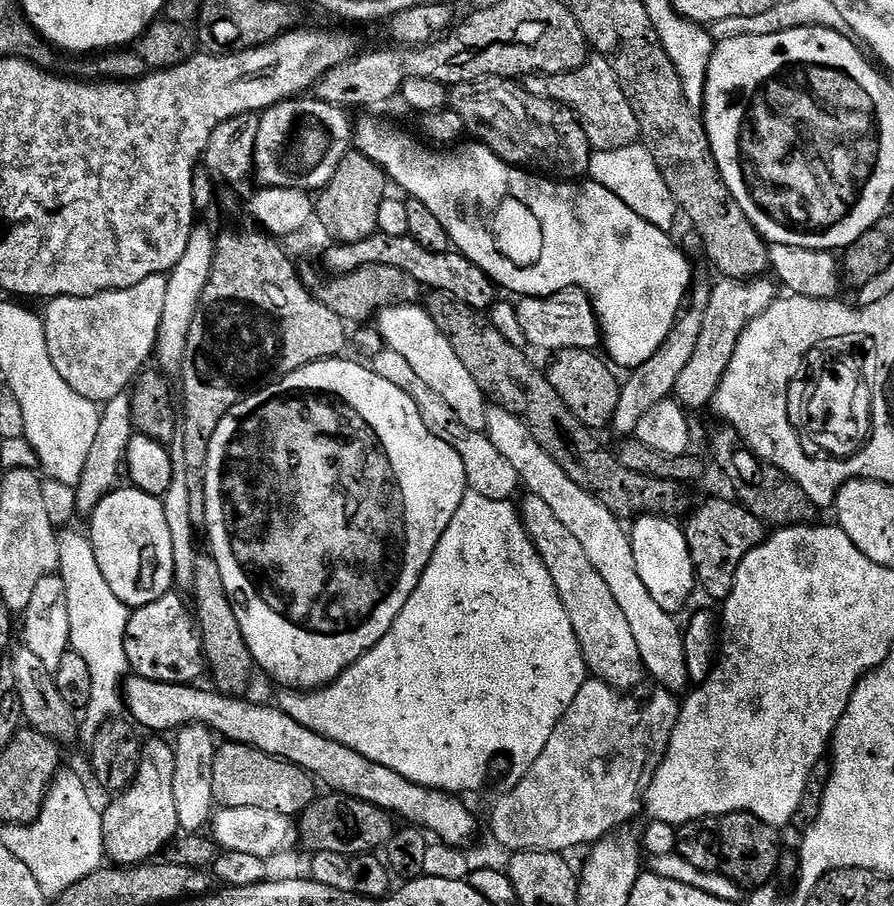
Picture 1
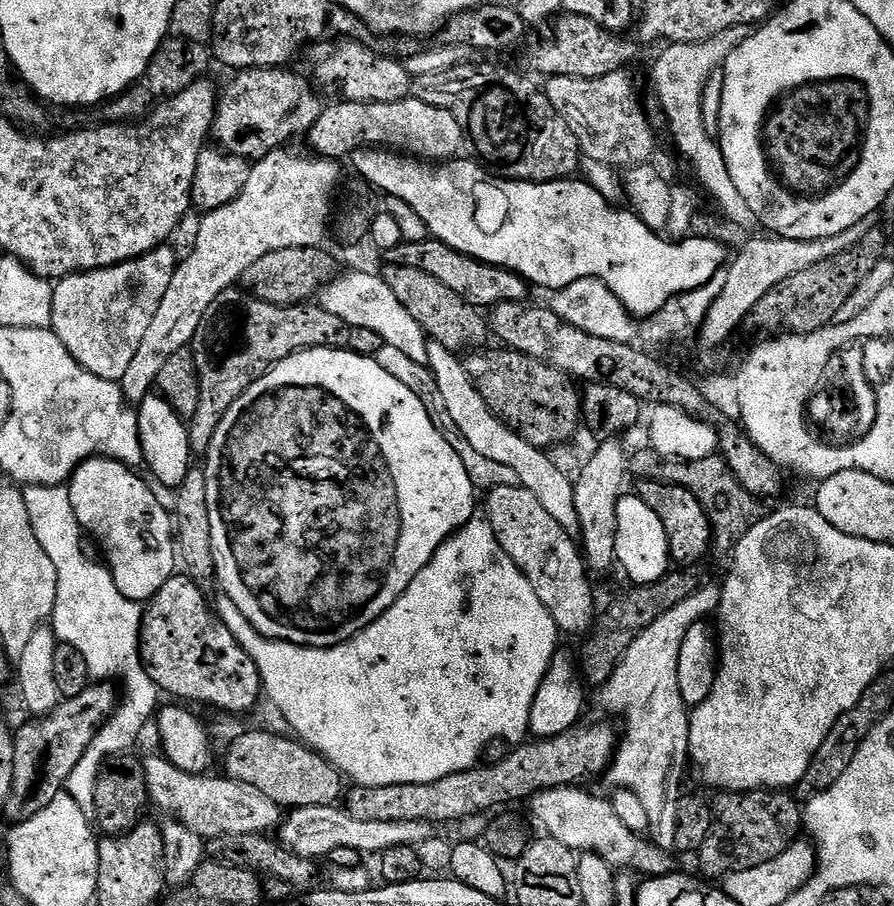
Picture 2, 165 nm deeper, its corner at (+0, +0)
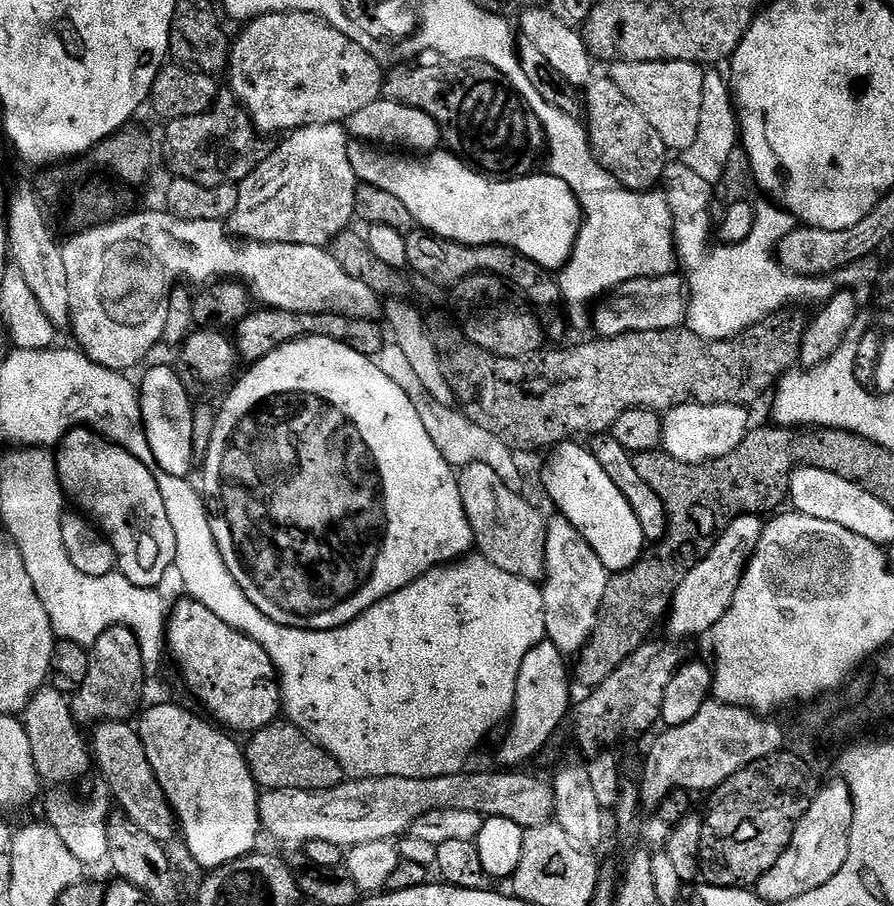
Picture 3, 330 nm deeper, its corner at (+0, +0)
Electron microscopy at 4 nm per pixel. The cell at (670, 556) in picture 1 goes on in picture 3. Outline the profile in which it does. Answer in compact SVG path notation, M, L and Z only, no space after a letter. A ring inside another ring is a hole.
M565 442L551 453L553 456L544 472L544 488L556 507L555 511L583 534L609 574L625 572L640 563L645 555L642 522L638 522L638 514L634 514L630 502L622 498L622 490L618 490L618 486L610 482L606 470L598 466L598 458L580 444L583 443Z

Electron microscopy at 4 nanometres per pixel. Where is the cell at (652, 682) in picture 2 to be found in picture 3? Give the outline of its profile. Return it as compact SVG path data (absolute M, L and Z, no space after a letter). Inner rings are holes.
M743 516L730 522L710 554L706 554L704 560L692 567L690 574L686 574L682 586L678 586L675 596L672 597L672 606L666 617L669 637L700 636L703 632L711 633L715 629L716 623L724 617L726 610L730 610L734 602L734 594L756 552L760 535L764 533L764 525L765 521L760 516Z

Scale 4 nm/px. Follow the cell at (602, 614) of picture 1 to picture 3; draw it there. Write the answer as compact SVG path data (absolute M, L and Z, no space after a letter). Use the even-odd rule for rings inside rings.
M472 464L459 473L462 506L472 527L472 539L479 555L506 574L521 576L523 580L540 582L544 579L544 551L548 525L534 505L521 493L510 490L490 470L490 466Z

